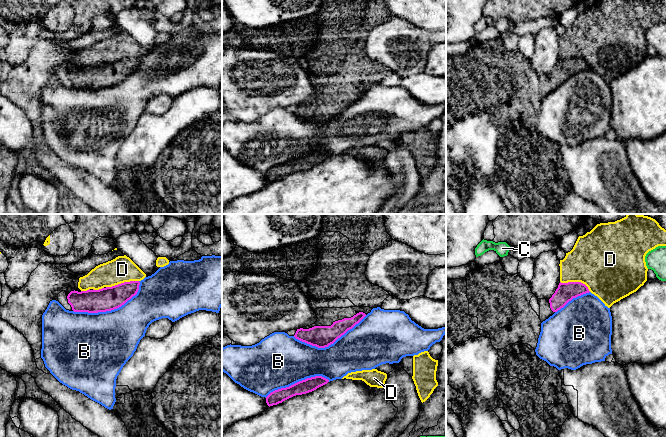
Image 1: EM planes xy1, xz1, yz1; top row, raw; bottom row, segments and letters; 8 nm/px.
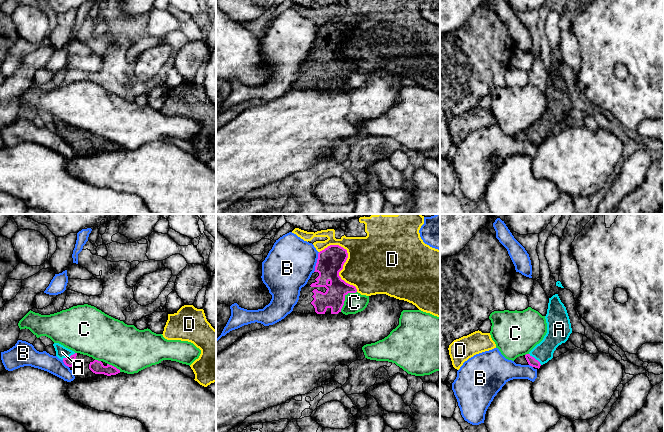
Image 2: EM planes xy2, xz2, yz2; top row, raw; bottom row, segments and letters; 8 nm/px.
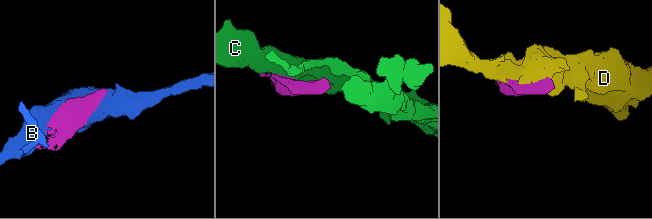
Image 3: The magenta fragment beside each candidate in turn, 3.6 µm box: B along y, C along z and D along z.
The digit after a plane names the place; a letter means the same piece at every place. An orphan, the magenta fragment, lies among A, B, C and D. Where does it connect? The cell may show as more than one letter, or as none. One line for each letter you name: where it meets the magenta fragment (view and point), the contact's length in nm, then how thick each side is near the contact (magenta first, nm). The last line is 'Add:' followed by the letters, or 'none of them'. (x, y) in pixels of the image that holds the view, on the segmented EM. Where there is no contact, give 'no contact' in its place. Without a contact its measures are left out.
A: meets magenta in yz2 at (534, 358); contact 140 nm long; 70 nm thick on the magenta side, 160 nm on the other
Add: A

